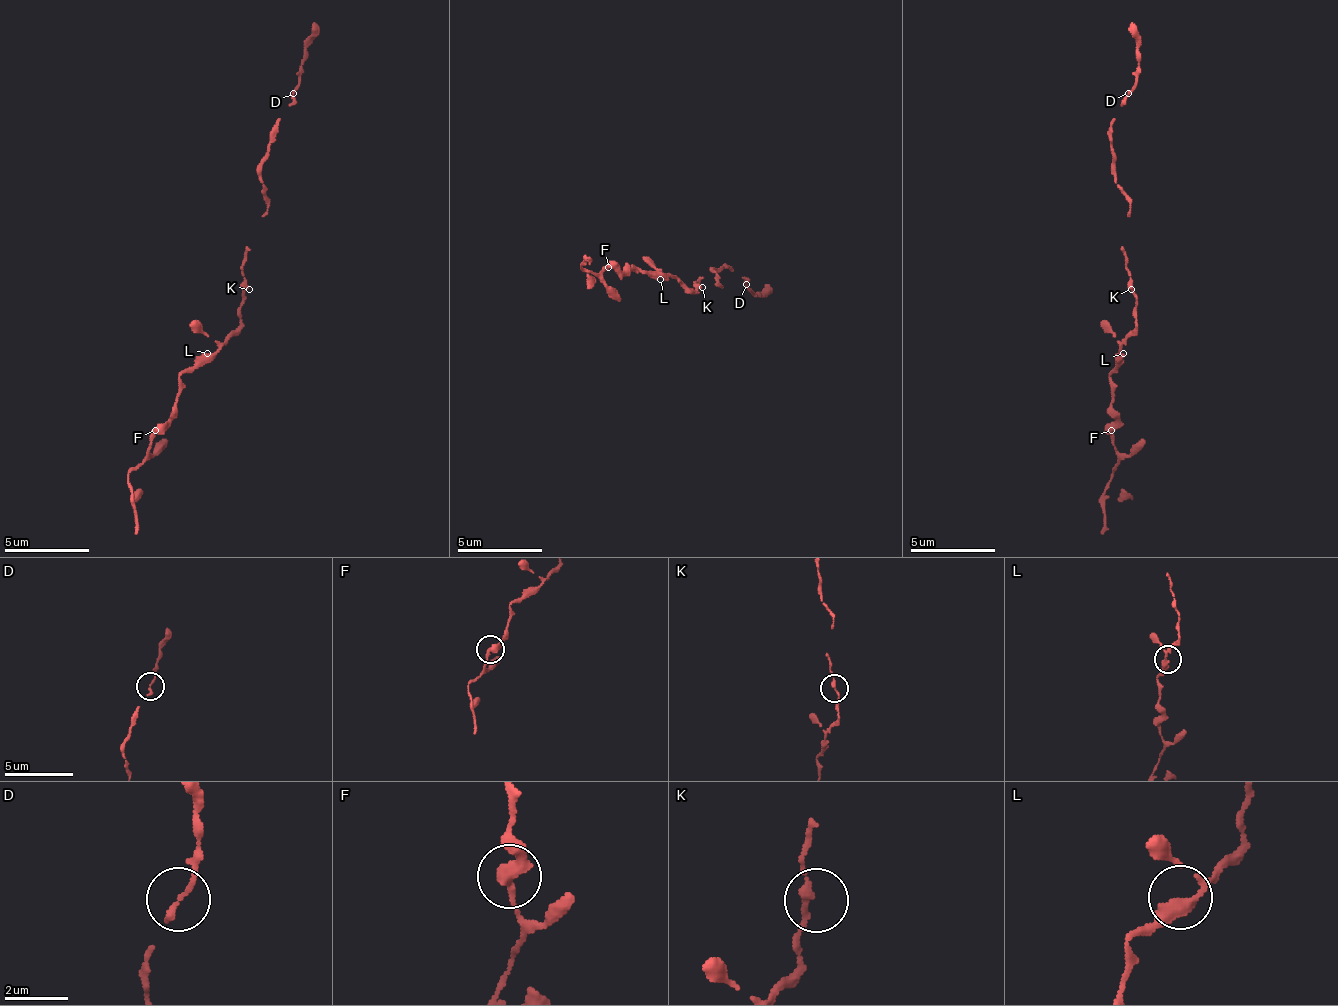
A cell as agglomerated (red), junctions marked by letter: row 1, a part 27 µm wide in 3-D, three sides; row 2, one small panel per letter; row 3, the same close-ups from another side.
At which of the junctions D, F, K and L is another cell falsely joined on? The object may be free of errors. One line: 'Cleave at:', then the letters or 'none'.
Cleave at: none

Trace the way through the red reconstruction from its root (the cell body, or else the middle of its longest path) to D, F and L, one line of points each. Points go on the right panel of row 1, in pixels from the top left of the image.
D: (1127, 289), (1127, 251), (1123, 247), (1131, 196), (1114, 179), (1114, 158), (1110, 154), (1110, 124), (1127, 94)
F: (1127, 289), (1135, 298), (1135, 331), (1118, 348), (1118, 370), (1110, 378), (1110, 429)
L: (1127, 289), (1135, 298), (1135, 331), (1127, 340), (1123, 353)

